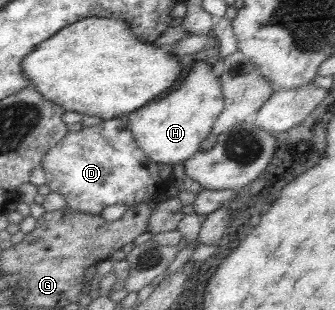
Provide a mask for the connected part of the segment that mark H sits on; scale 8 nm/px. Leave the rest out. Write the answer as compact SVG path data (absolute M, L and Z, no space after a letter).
M196 61L178 89L127 114L128 129L136 145L153 162L176 165L199 151L201 141L211 133L212 124L223 110L223 105L219 76L208 63Z

